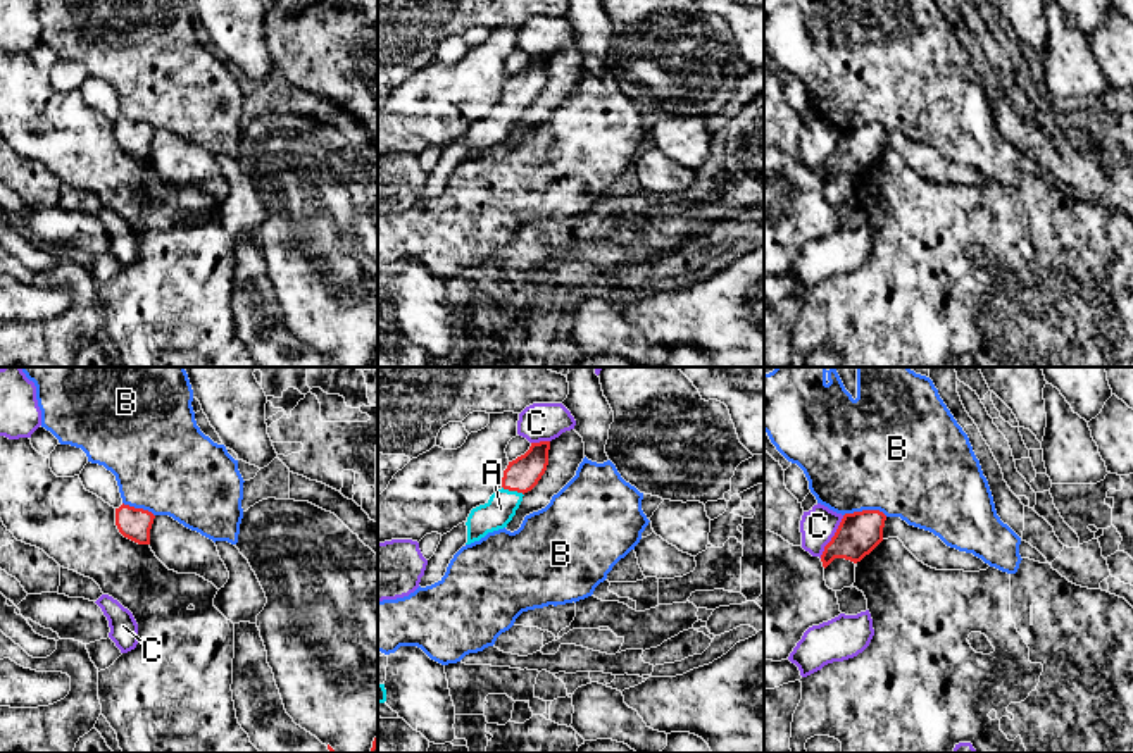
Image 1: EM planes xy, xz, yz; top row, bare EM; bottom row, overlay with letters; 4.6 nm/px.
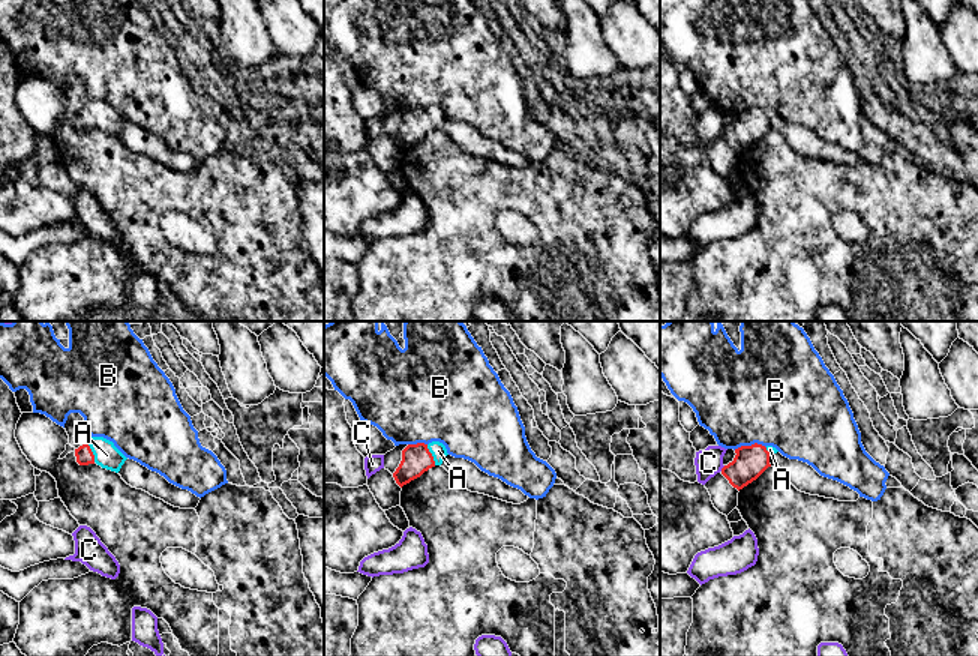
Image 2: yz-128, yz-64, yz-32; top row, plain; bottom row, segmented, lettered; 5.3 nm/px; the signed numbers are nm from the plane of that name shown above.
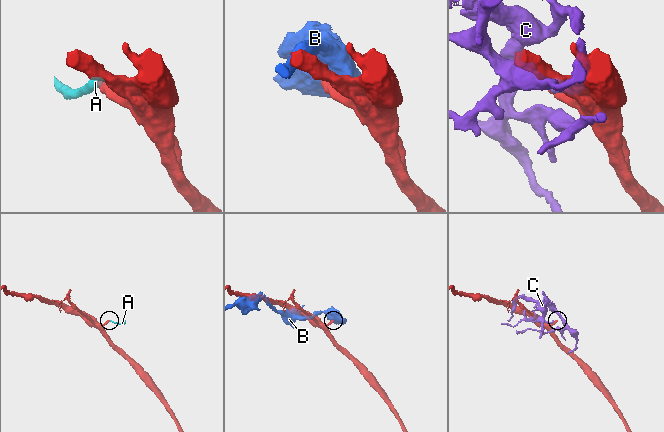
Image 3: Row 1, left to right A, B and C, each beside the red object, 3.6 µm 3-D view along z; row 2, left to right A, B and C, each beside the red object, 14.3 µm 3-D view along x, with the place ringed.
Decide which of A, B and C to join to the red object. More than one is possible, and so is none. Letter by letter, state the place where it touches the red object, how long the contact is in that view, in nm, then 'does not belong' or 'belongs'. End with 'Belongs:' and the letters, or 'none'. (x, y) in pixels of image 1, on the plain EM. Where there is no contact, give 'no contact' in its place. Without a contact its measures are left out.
A: xz (513, 104) | 110 nm | belongs
B: yz (866, 124) | 200 nm | does not belong
C: yz (833, 150) | 240 nm | does not belong
Belongs: A

